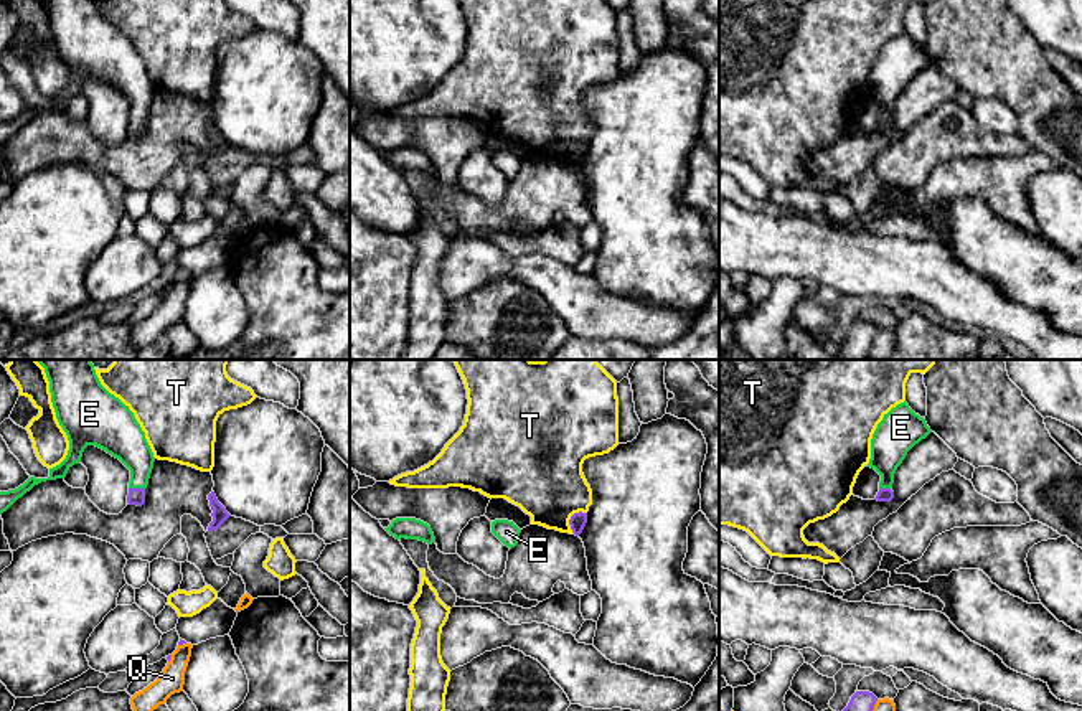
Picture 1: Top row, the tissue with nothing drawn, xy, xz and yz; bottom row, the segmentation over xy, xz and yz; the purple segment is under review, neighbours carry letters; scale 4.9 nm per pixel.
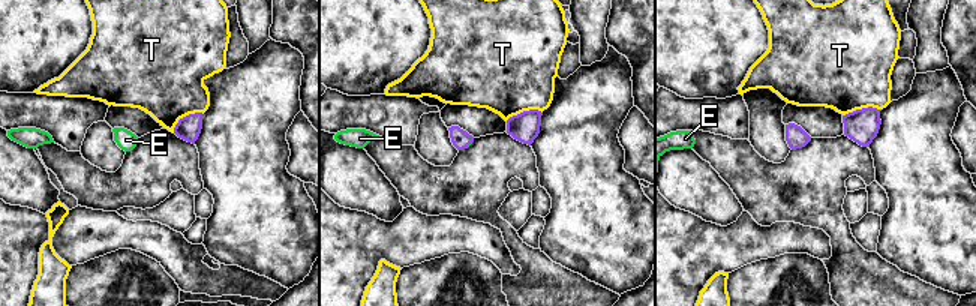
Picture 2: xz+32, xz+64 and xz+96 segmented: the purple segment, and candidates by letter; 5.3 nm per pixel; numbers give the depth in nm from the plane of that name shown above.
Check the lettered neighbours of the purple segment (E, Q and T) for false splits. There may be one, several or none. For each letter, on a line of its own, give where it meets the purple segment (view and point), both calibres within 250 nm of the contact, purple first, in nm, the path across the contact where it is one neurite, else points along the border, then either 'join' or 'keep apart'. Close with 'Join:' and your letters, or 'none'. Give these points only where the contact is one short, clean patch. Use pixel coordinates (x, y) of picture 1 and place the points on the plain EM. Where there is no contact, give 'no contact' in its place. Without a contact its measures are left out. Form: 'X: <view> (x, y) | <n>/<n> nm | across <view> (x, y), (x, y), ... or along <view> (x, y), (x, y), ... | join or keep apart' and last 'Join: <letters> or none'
E: xy (137, 119) | 80/200 nm | across xy (136, 126), (137, 119), (137, 86), (124, 70) | join
Q: yz (871, 342) | 140/110 nm | keep apart
T: xz (571, 149) | 80/380 nm | keep apart
Join: E

